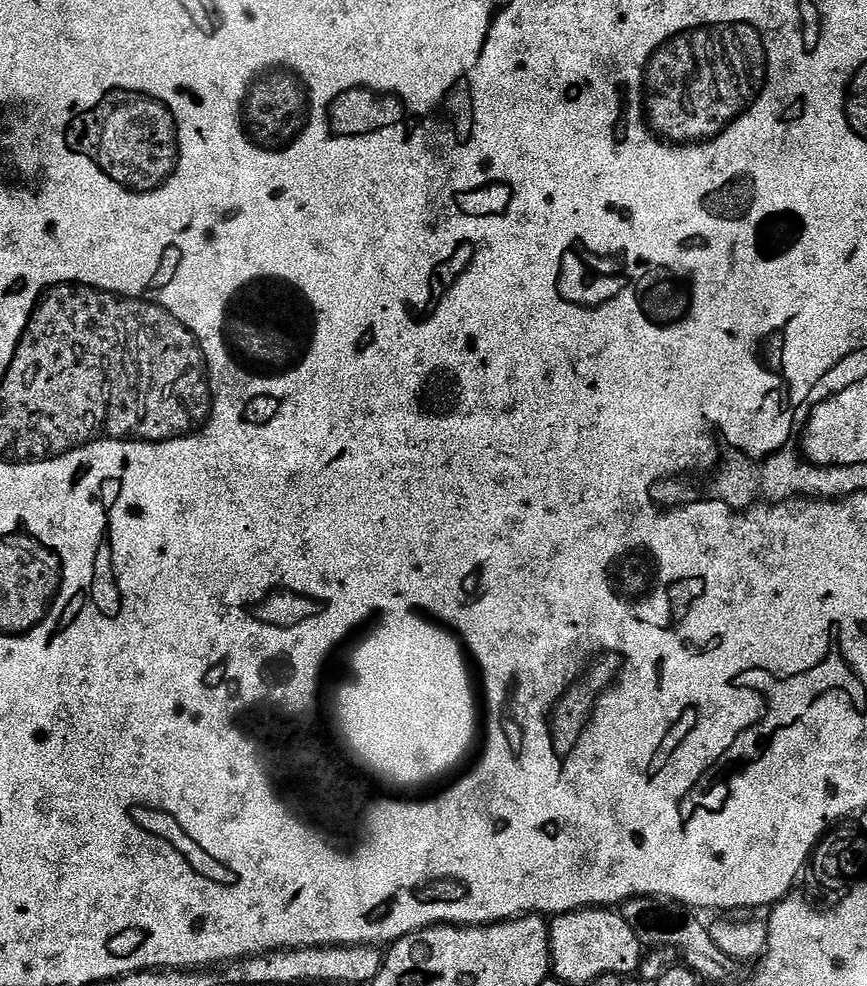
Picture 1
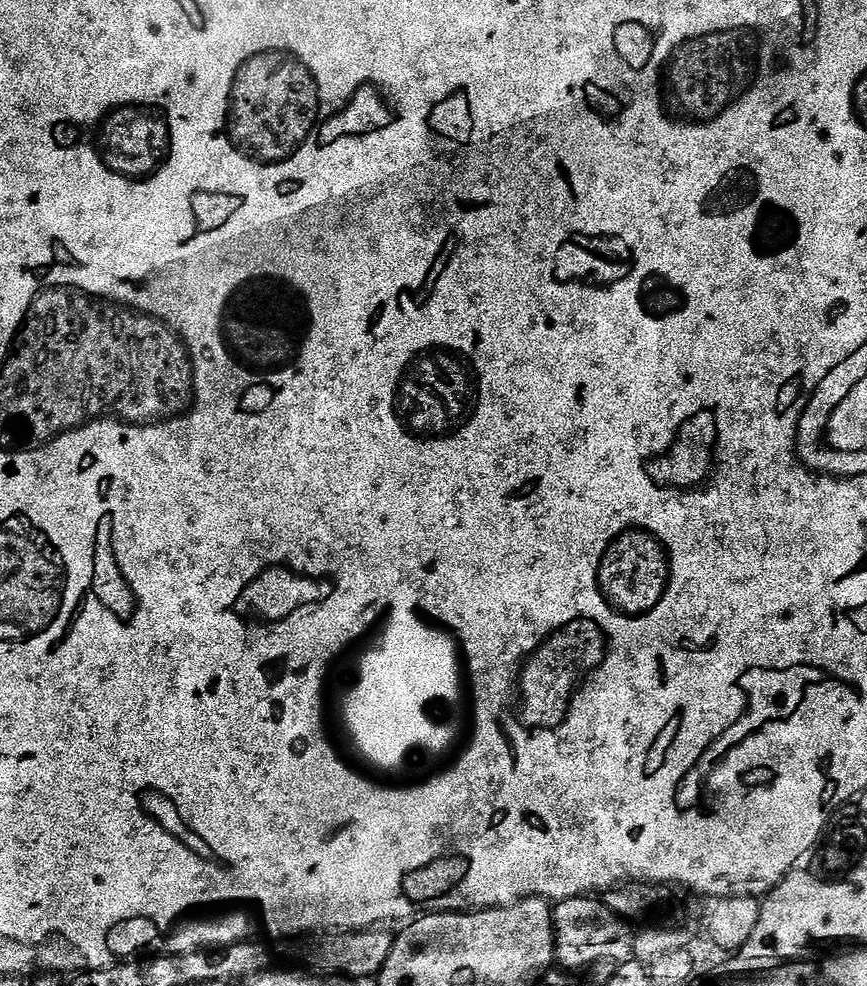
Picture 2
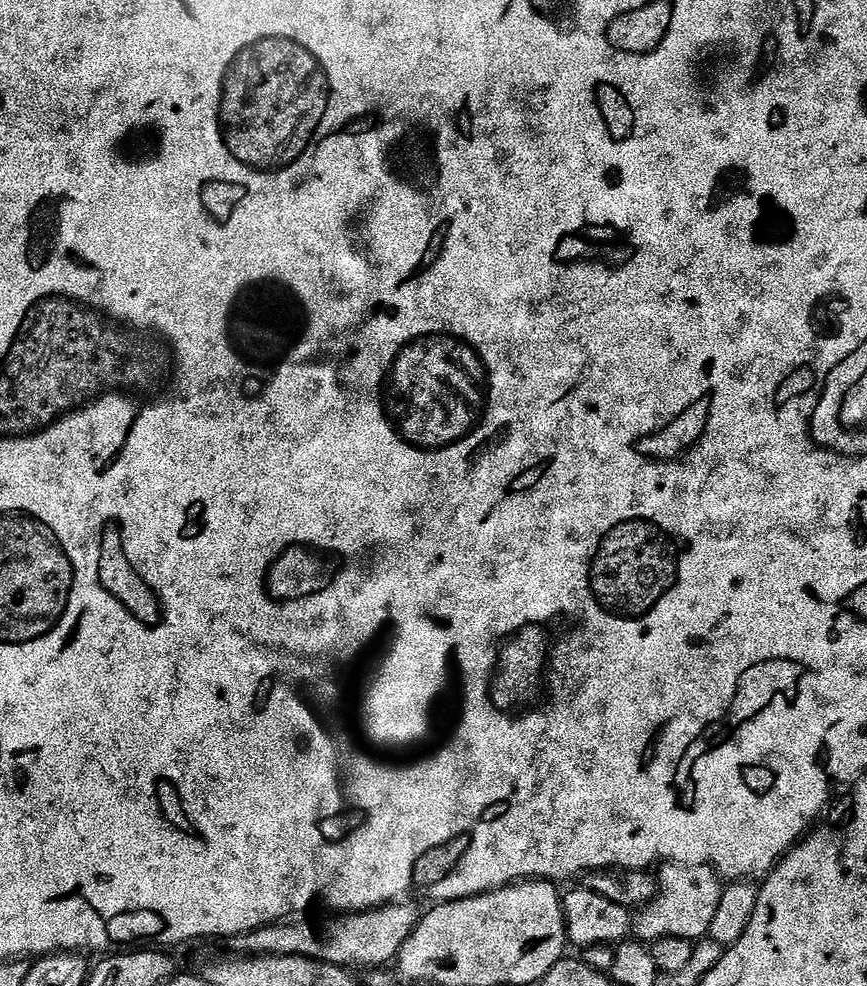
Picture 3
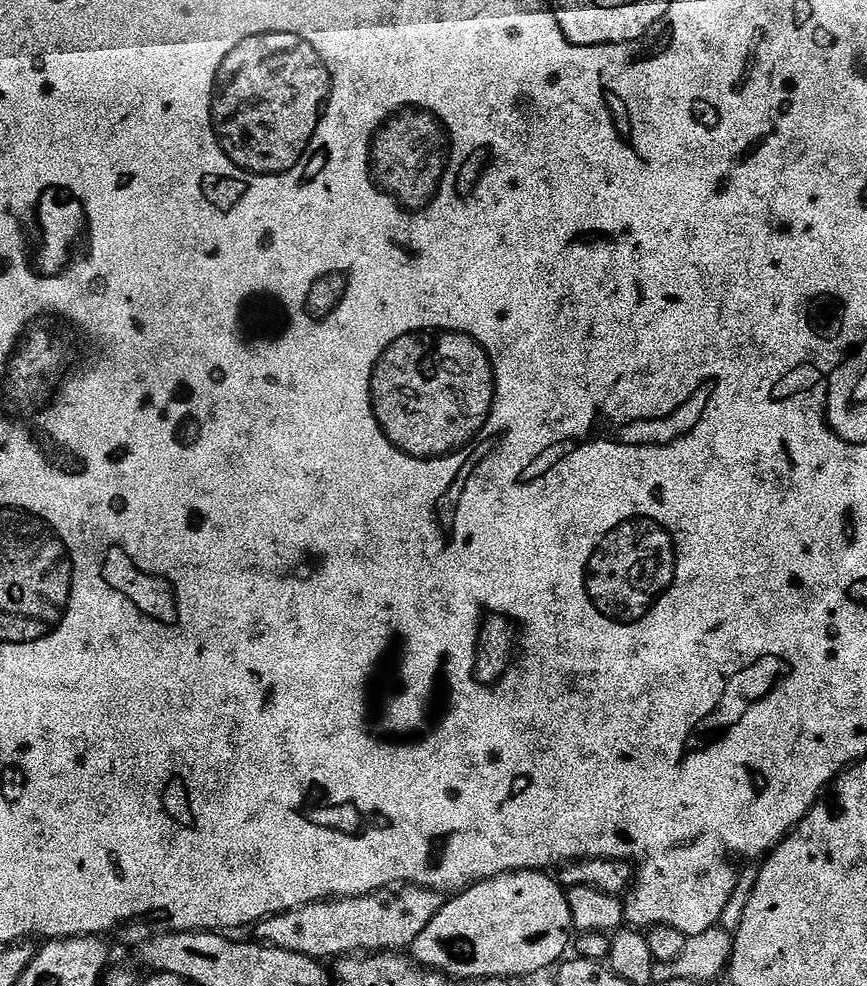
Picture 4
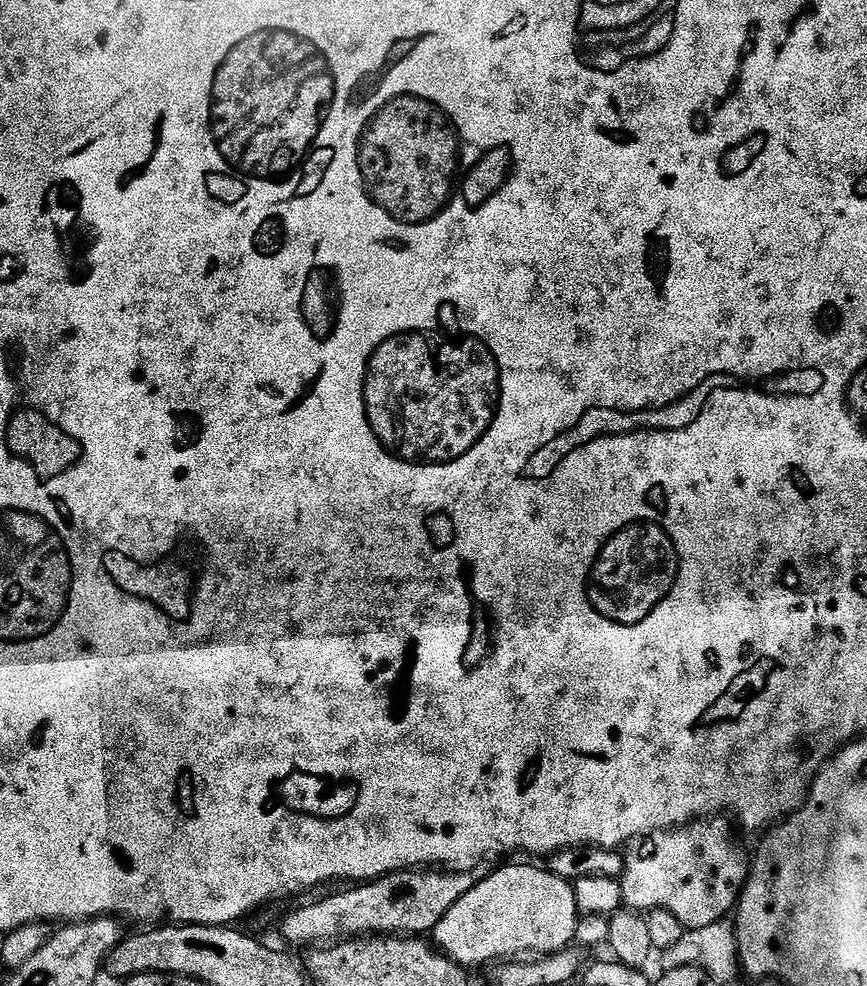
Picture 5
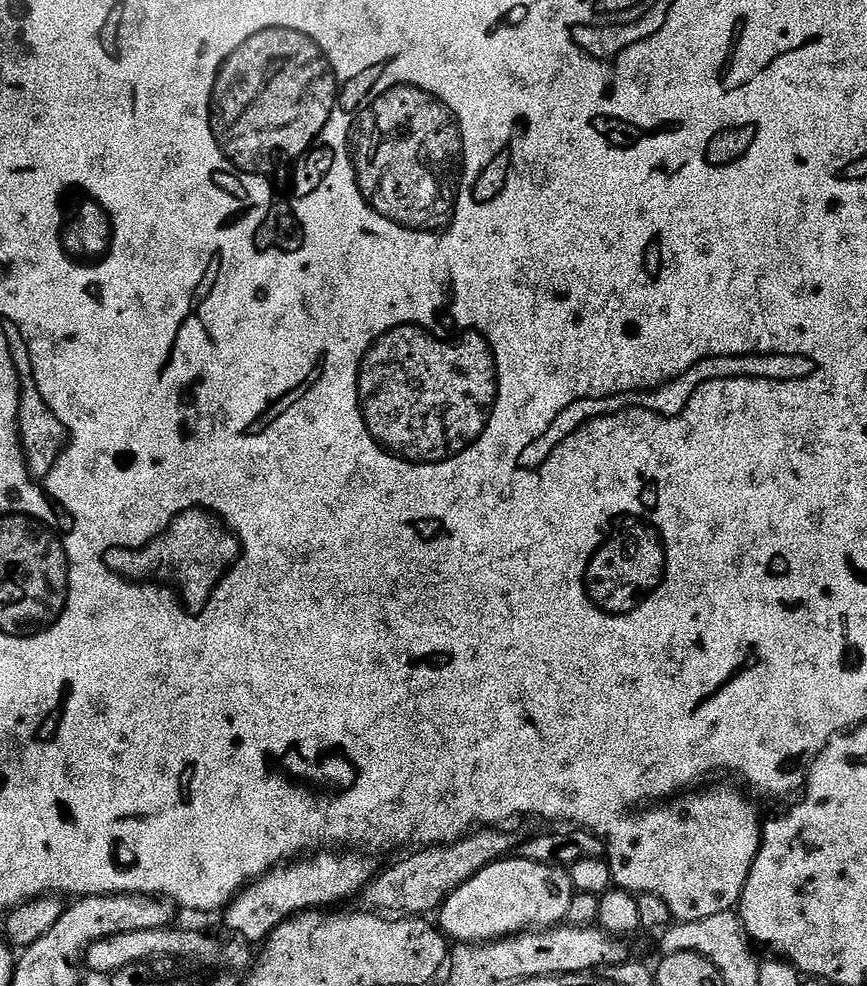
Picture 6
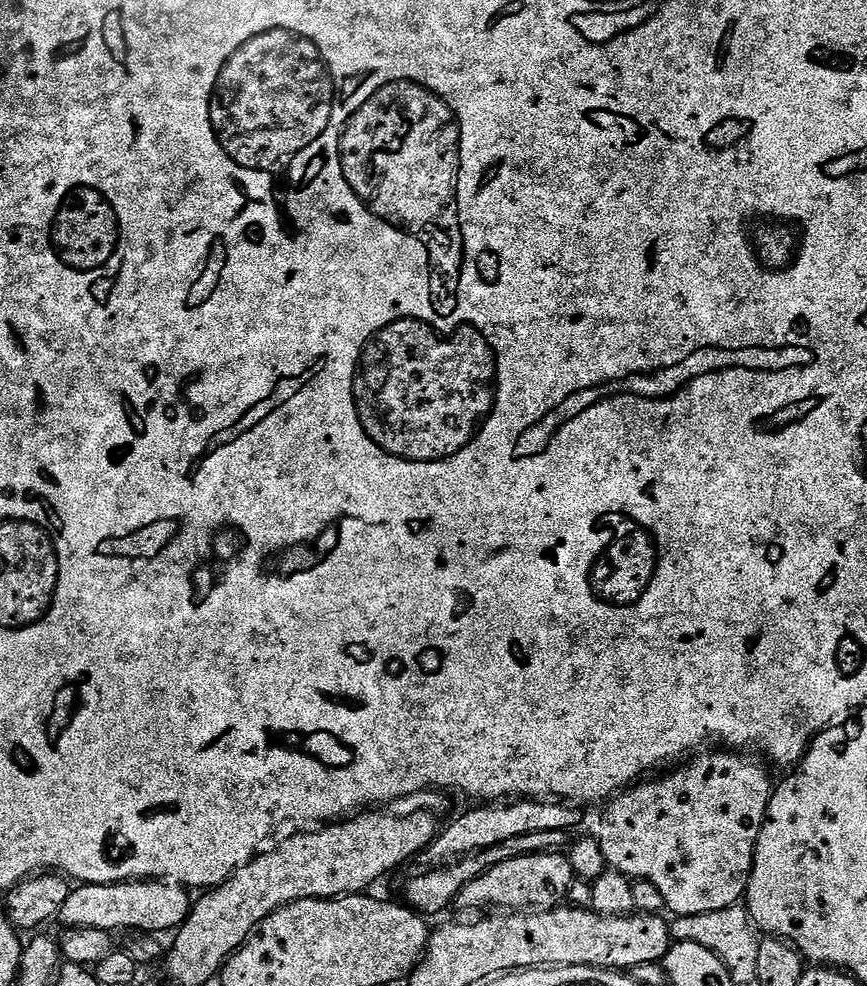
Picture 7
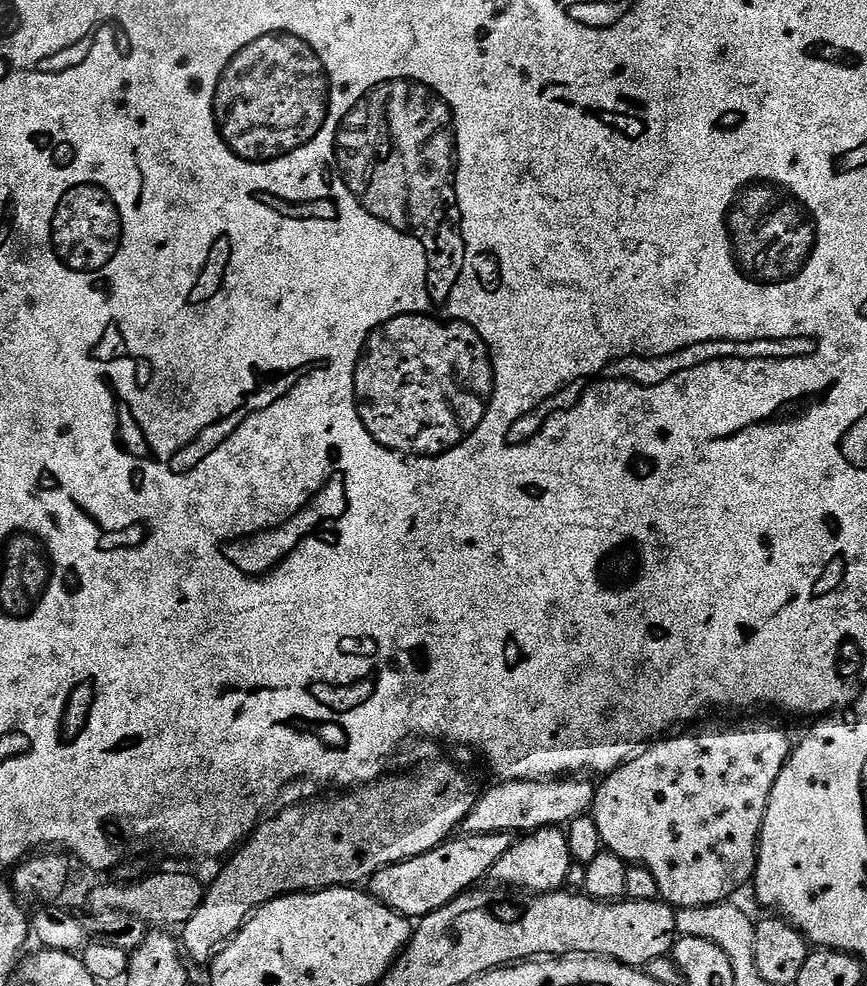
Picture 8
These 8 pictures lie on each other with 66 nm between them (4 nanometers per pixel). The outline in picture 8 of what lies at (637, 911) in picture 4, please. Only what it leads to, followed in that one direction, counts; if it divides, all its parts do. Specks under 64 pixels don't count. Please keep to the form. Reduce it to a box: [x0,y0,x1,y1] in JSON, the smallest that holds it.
[590,724,794,910]

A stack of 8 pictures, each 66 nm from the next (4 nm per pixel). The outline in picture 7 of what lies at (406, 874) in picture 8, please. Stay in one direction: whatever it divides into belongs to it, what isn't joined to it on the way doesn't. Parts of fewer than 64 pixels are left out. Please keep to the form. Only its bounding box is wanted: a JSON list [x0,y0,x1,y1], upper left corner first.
[404,832,570,918]

